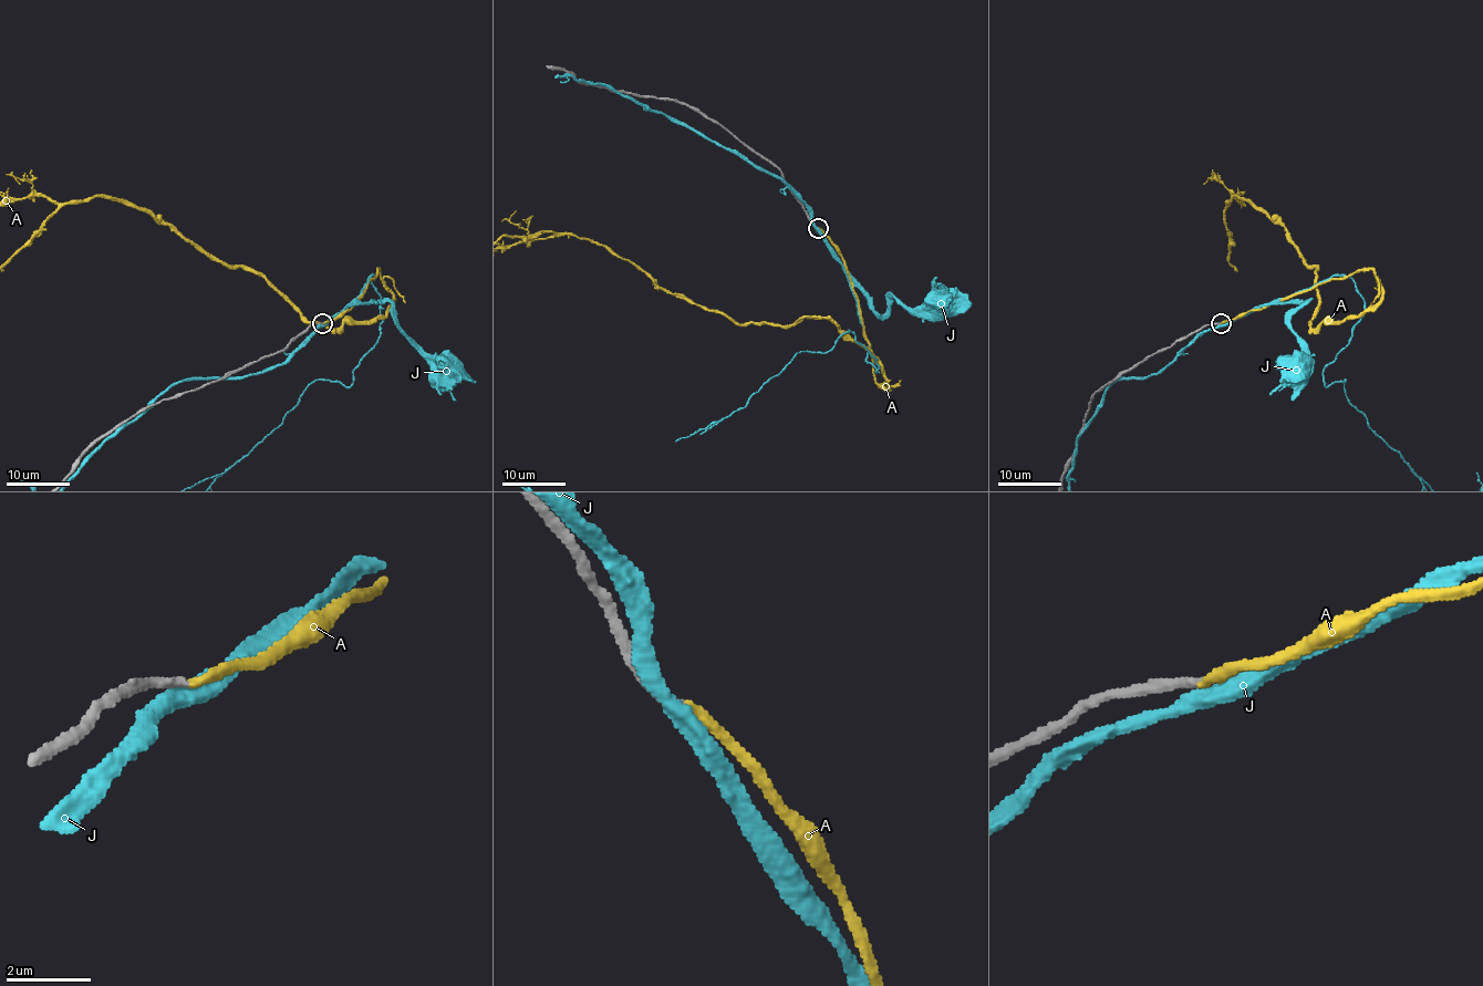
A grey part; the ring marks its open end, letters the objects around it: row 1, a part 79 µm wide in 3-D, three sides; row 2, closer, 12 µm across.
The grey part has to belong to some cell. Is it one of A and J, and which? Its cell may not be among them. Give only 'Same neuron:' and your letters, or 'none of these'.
Same neuron: A

